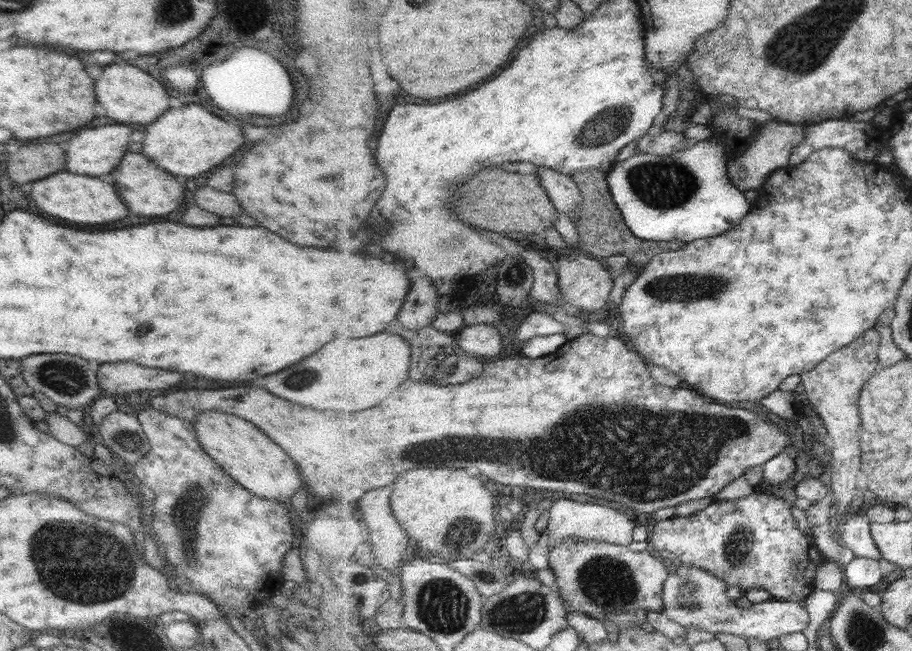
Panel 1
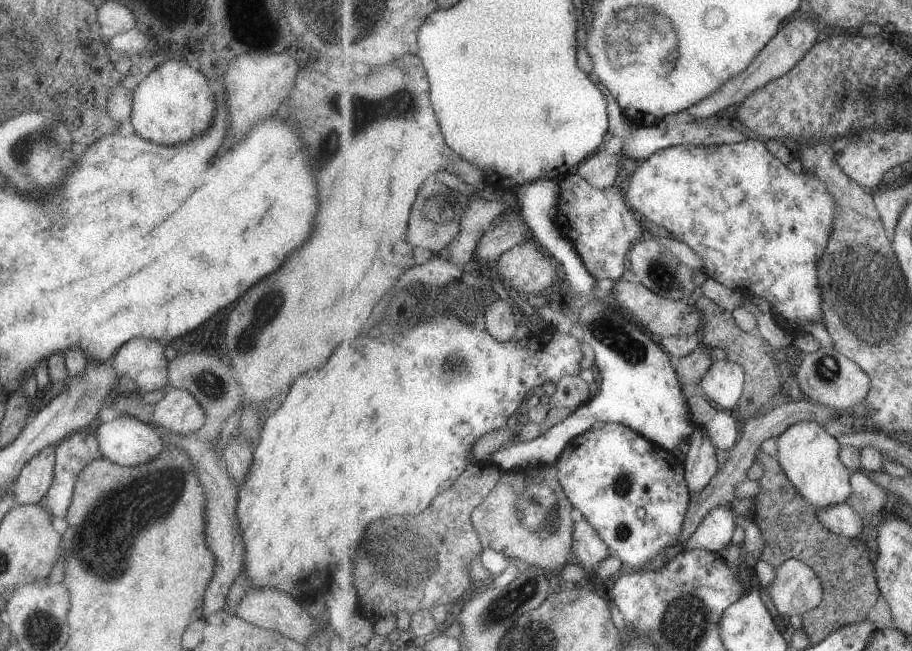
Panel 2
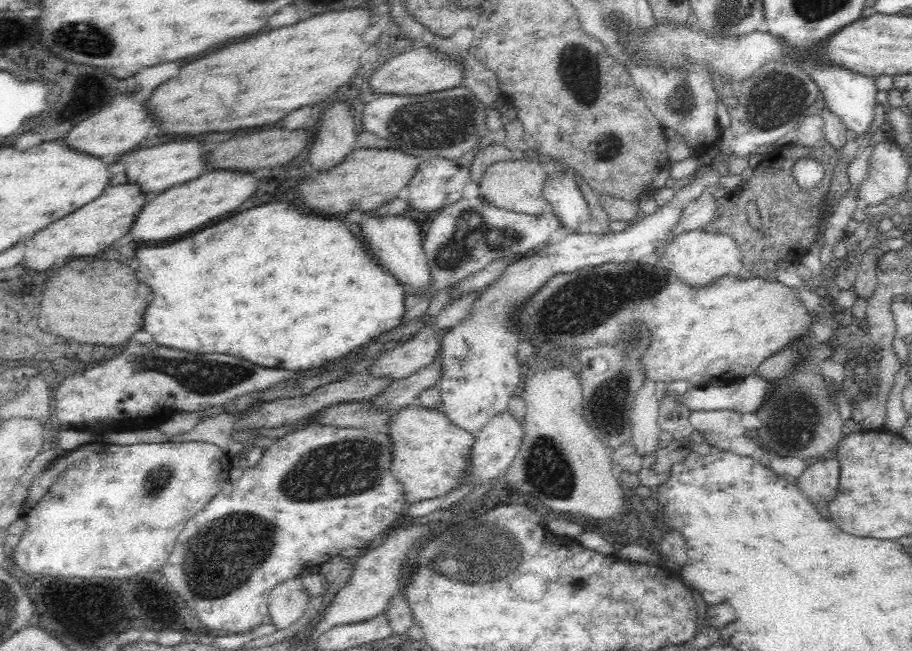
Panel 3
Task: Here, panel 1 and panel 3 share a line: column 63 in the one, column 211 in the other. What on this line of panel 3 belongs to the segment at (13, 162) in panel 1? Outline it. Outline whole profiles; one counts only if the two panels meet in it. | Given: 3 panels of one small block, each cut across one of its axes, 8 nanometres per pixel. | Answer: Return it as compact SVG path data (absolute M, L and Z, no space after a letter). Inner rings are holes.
M286 128L262 130L248 136L236 136L224 142L210 154L210 162L214 168L230 168L230 170L258 170L264 166L278 166L294 160L310 144L310 140L312 136L306 130L286 130Z

